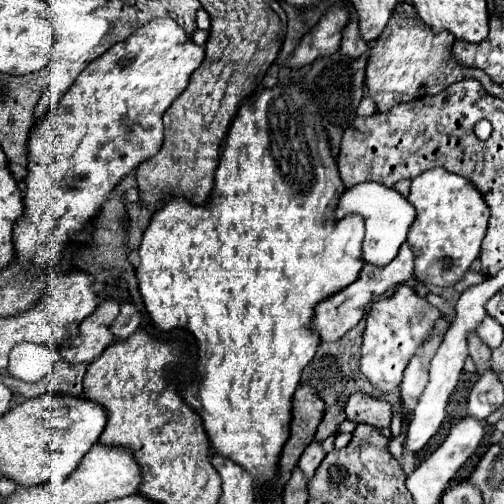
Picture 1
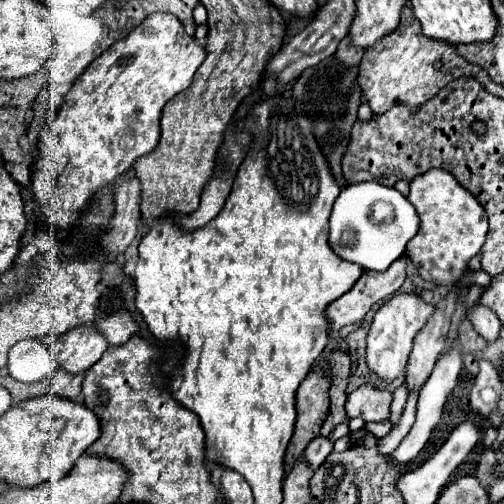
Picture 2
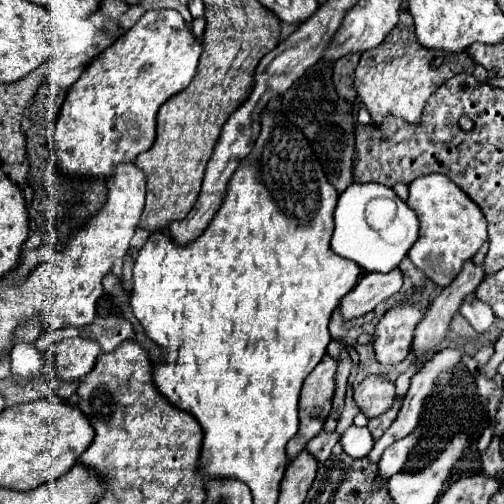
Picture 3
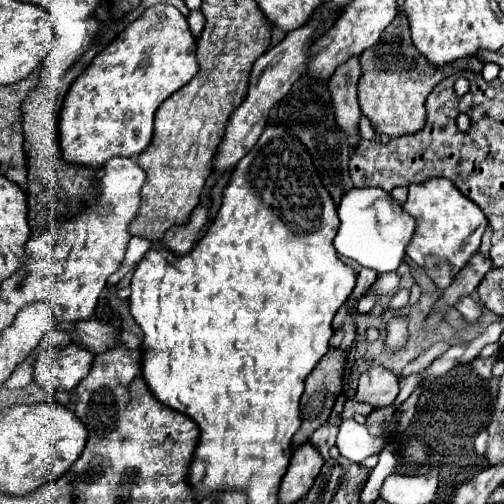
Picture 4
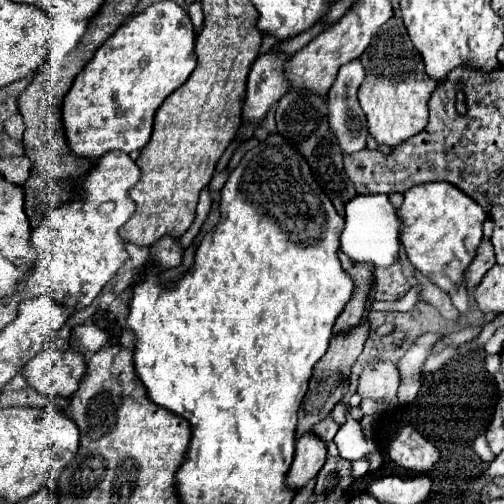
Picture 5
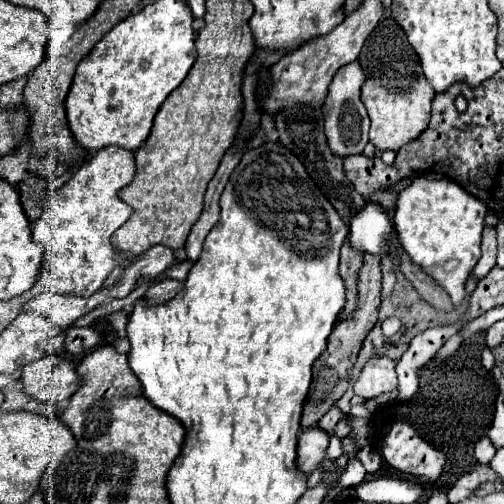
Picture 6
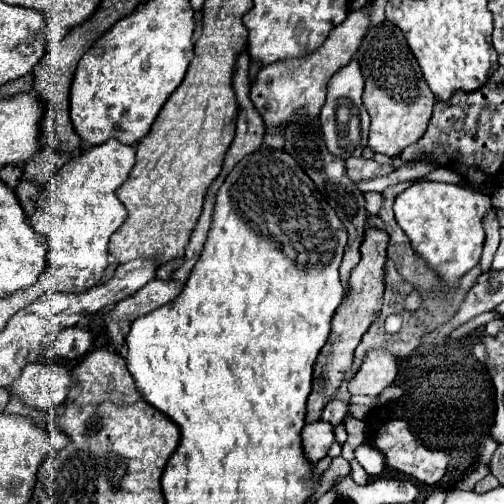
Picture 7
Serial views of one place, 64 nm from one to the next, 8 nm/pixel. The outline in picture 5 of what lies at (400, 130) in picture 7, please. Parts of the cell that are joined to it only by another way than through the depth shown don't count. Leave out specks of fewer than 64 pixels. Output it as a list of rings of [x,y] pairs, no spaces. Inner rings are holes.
[[[392,24],[382,26],[376,40],[372,40],[372,44],[362,52],[360,62],[364,64],[366,80],[358,90],[358,100],[366,112],[370,136],[380,146],[398,146],[416,136],[416,132],[422,132],[428,124],[428,100],[436,82],[426,76],[422,58],[410,44],[408,36],[402,30],[394,30],[392,34]]]

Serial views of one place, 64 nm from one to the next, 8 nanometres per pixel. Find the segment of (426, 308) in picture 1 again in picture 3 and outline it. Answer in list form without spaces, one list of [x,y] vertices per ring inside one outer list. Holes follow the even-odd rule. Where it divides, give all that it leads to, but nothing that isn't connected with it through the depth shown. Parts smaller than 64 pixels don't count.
[[[398,304],[384,314],[374,332],[374,350],[380,364],[396,366],[406,358],[414,338],[414,328],[424,312],[426,310],[420,304]]]

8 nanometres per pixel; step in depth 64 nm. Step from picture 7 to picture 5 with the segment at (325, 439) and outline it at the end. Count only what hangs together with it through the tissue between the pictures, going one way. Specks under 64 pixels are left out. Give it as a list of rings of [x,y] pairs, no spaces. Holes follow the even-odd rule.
[[[312,432],[304,434],[302,438],[296,440],[296,456],[294,456],[286,482],[292,488],[300,490],[308,480],[316,478],[316,474],[326,462],[326,456],[328,456],[326,444]]]

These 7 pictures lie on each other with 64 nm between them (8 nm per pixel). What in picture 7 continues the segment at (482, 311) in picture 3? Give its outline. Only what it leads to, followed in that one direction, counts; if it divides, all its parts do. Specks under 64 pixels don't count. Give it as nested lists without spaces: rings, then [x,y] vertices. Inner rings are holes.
[[[430,180],[414,182],[408,190],[398,194],[394,202],[396,222],[408,234],[412,248],[450,284],[460,280],[478,264],[484,246],[482,216],[488,212],[488,208],[492,208],[492,202],[484,192]]]

